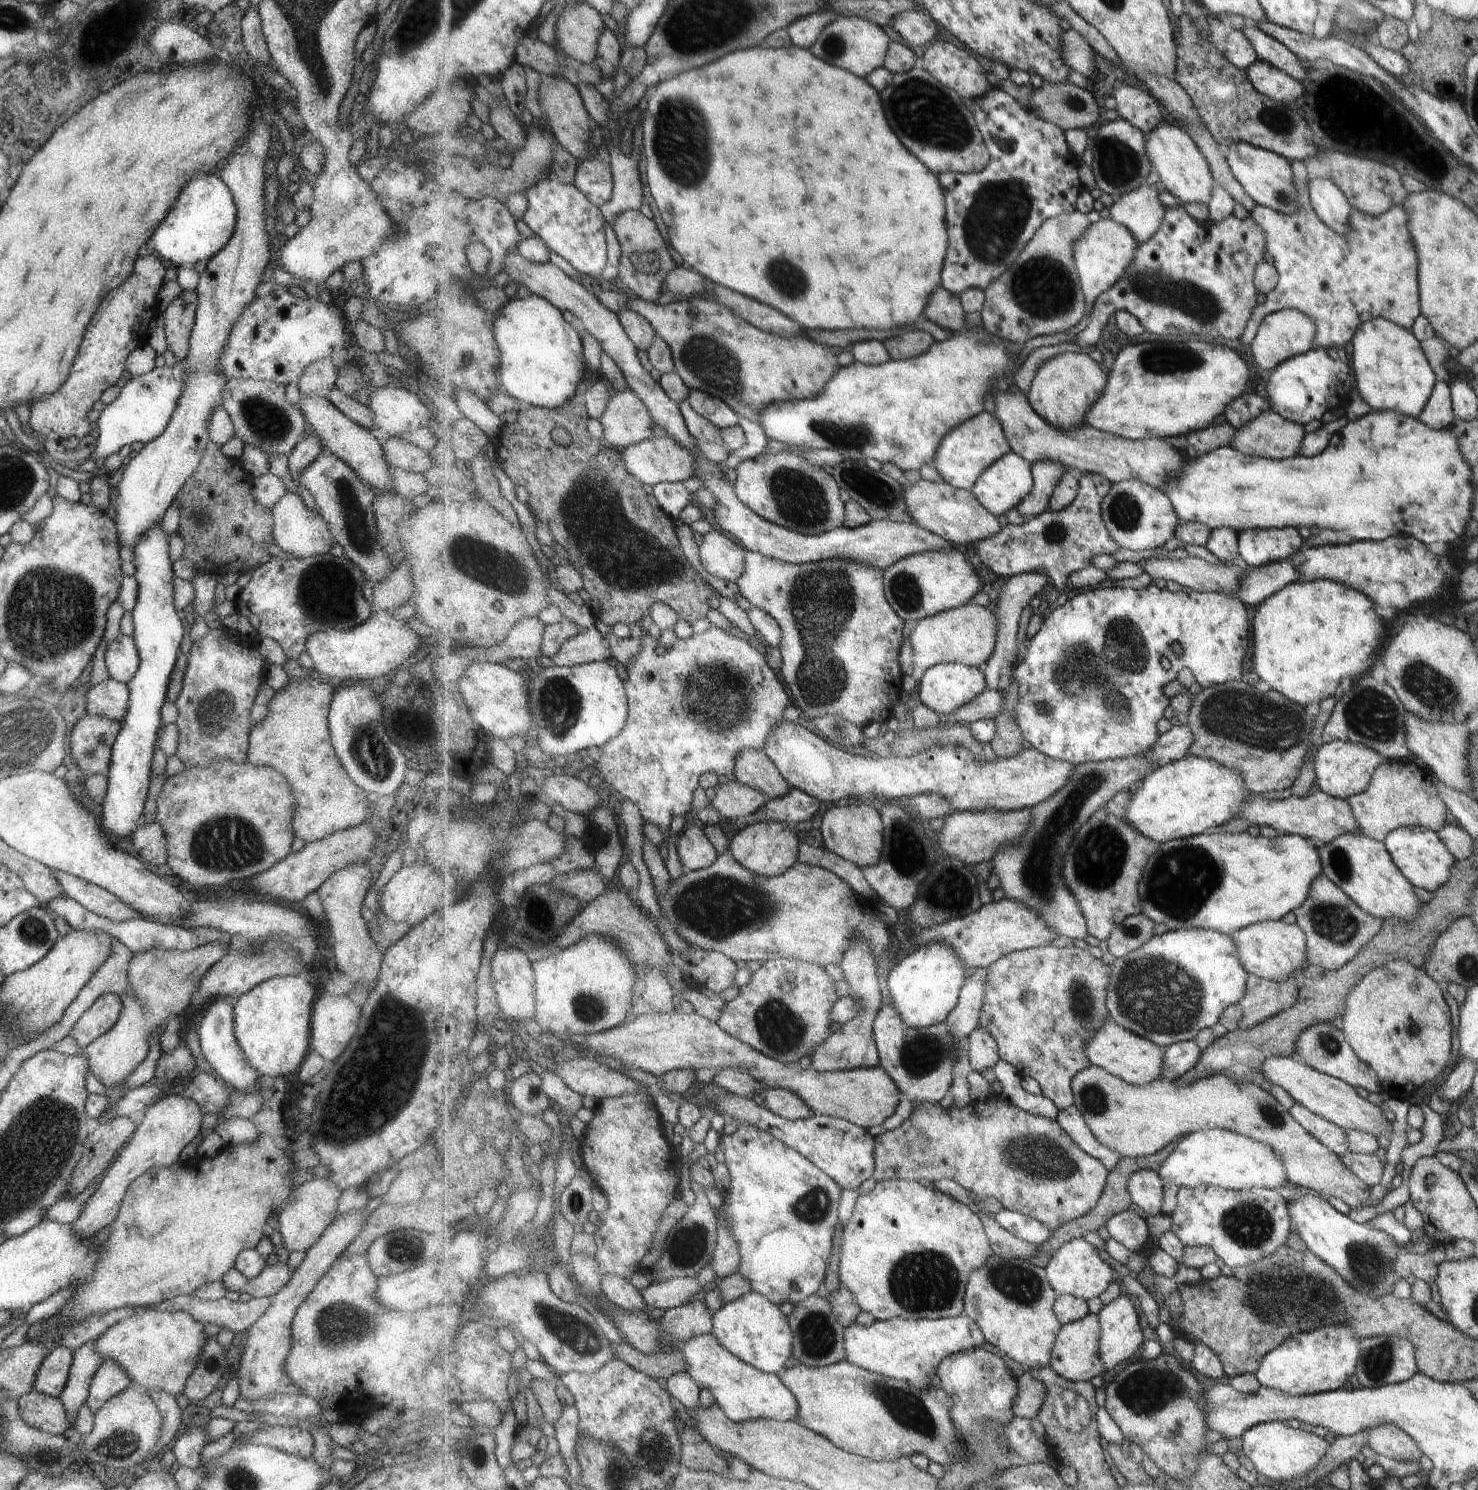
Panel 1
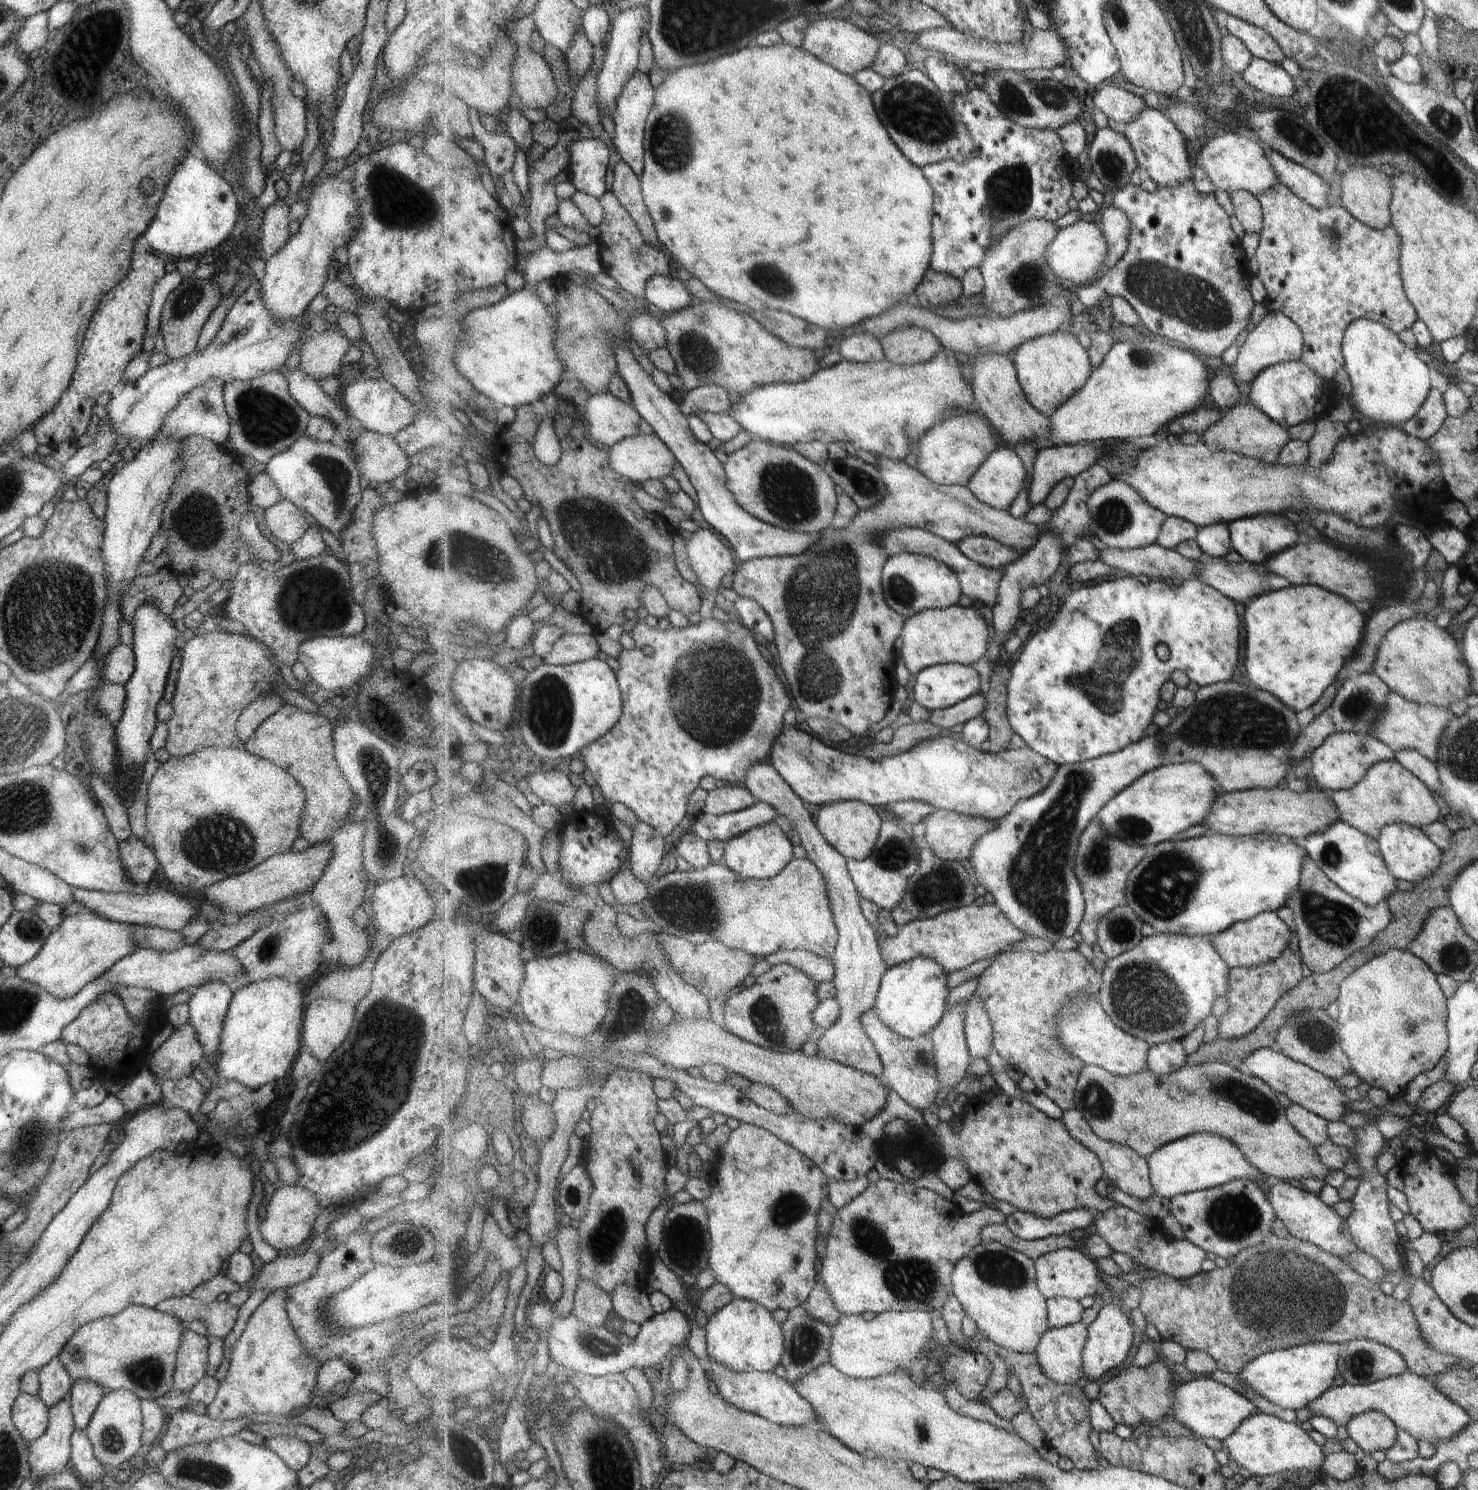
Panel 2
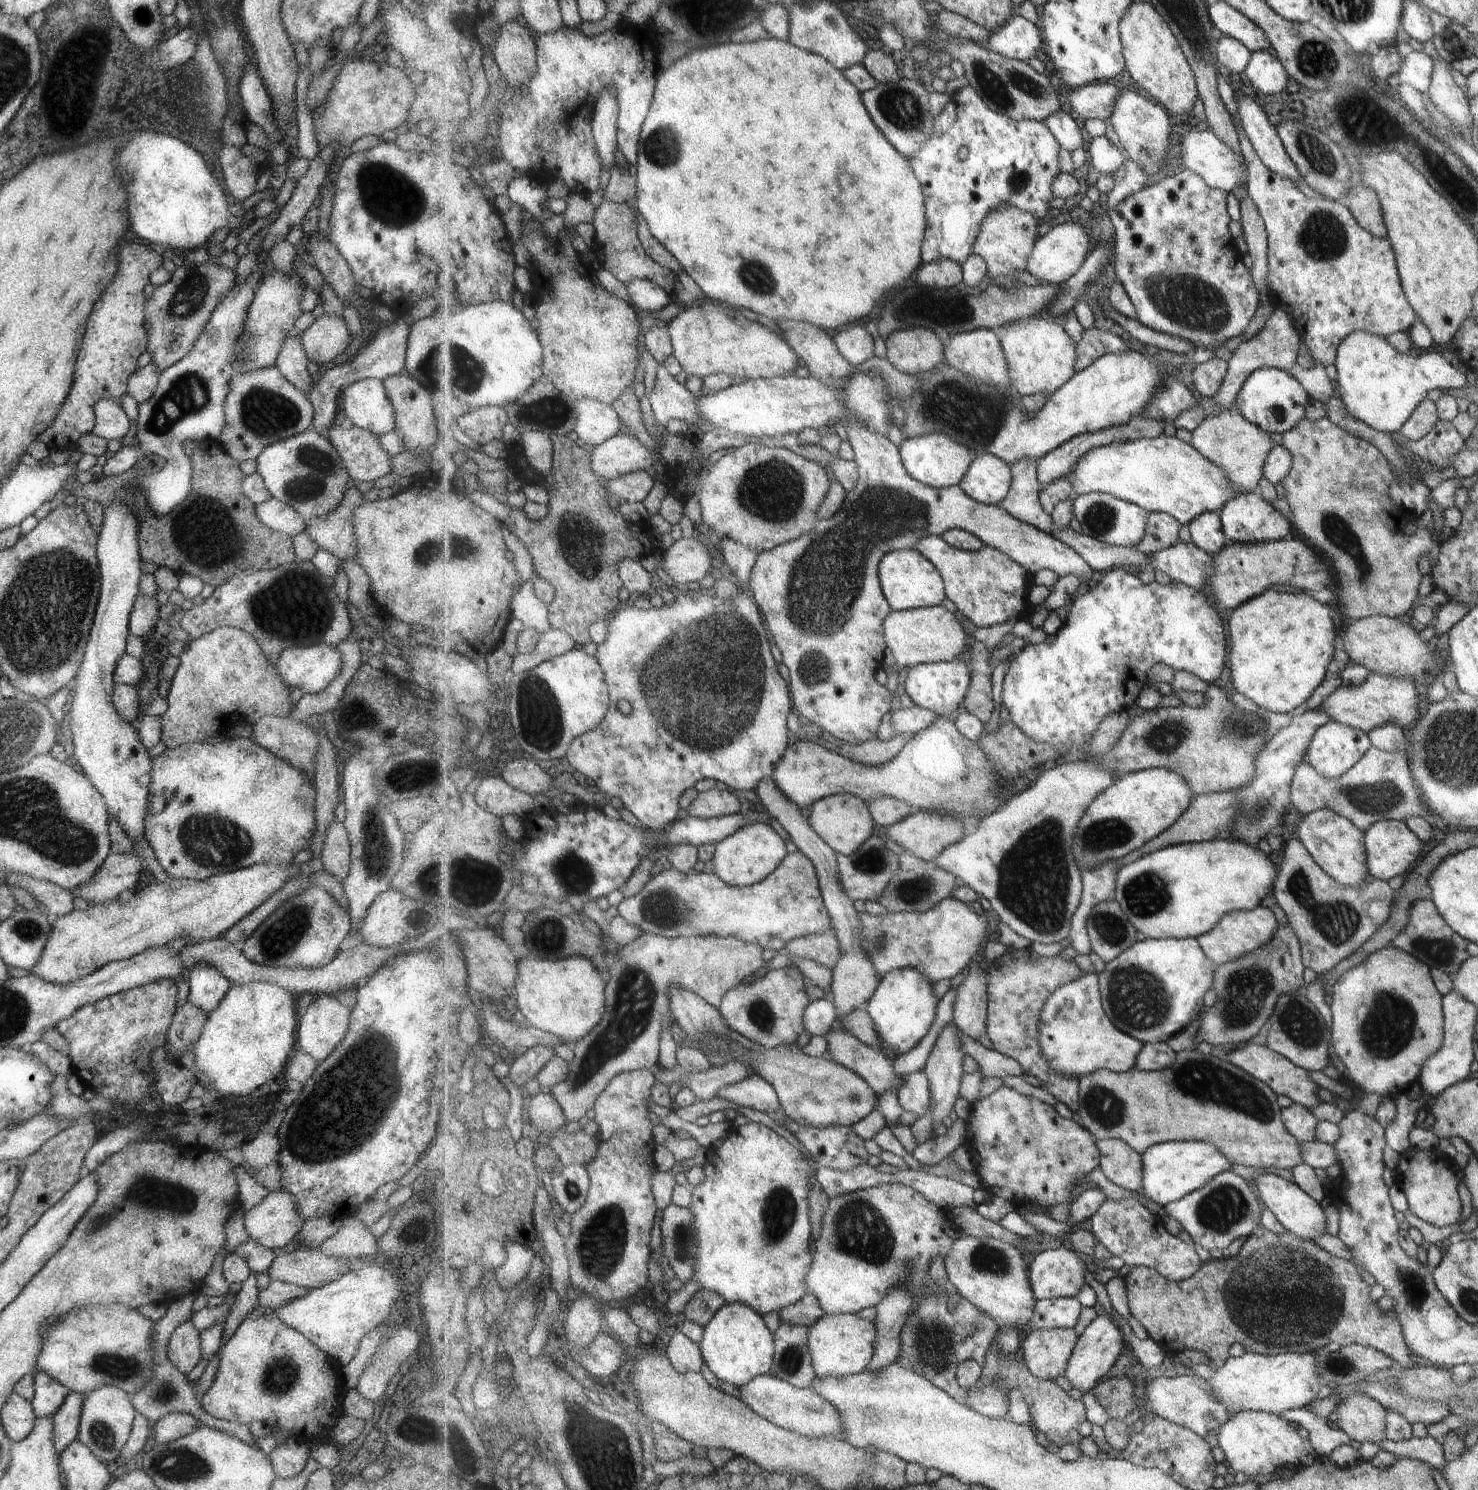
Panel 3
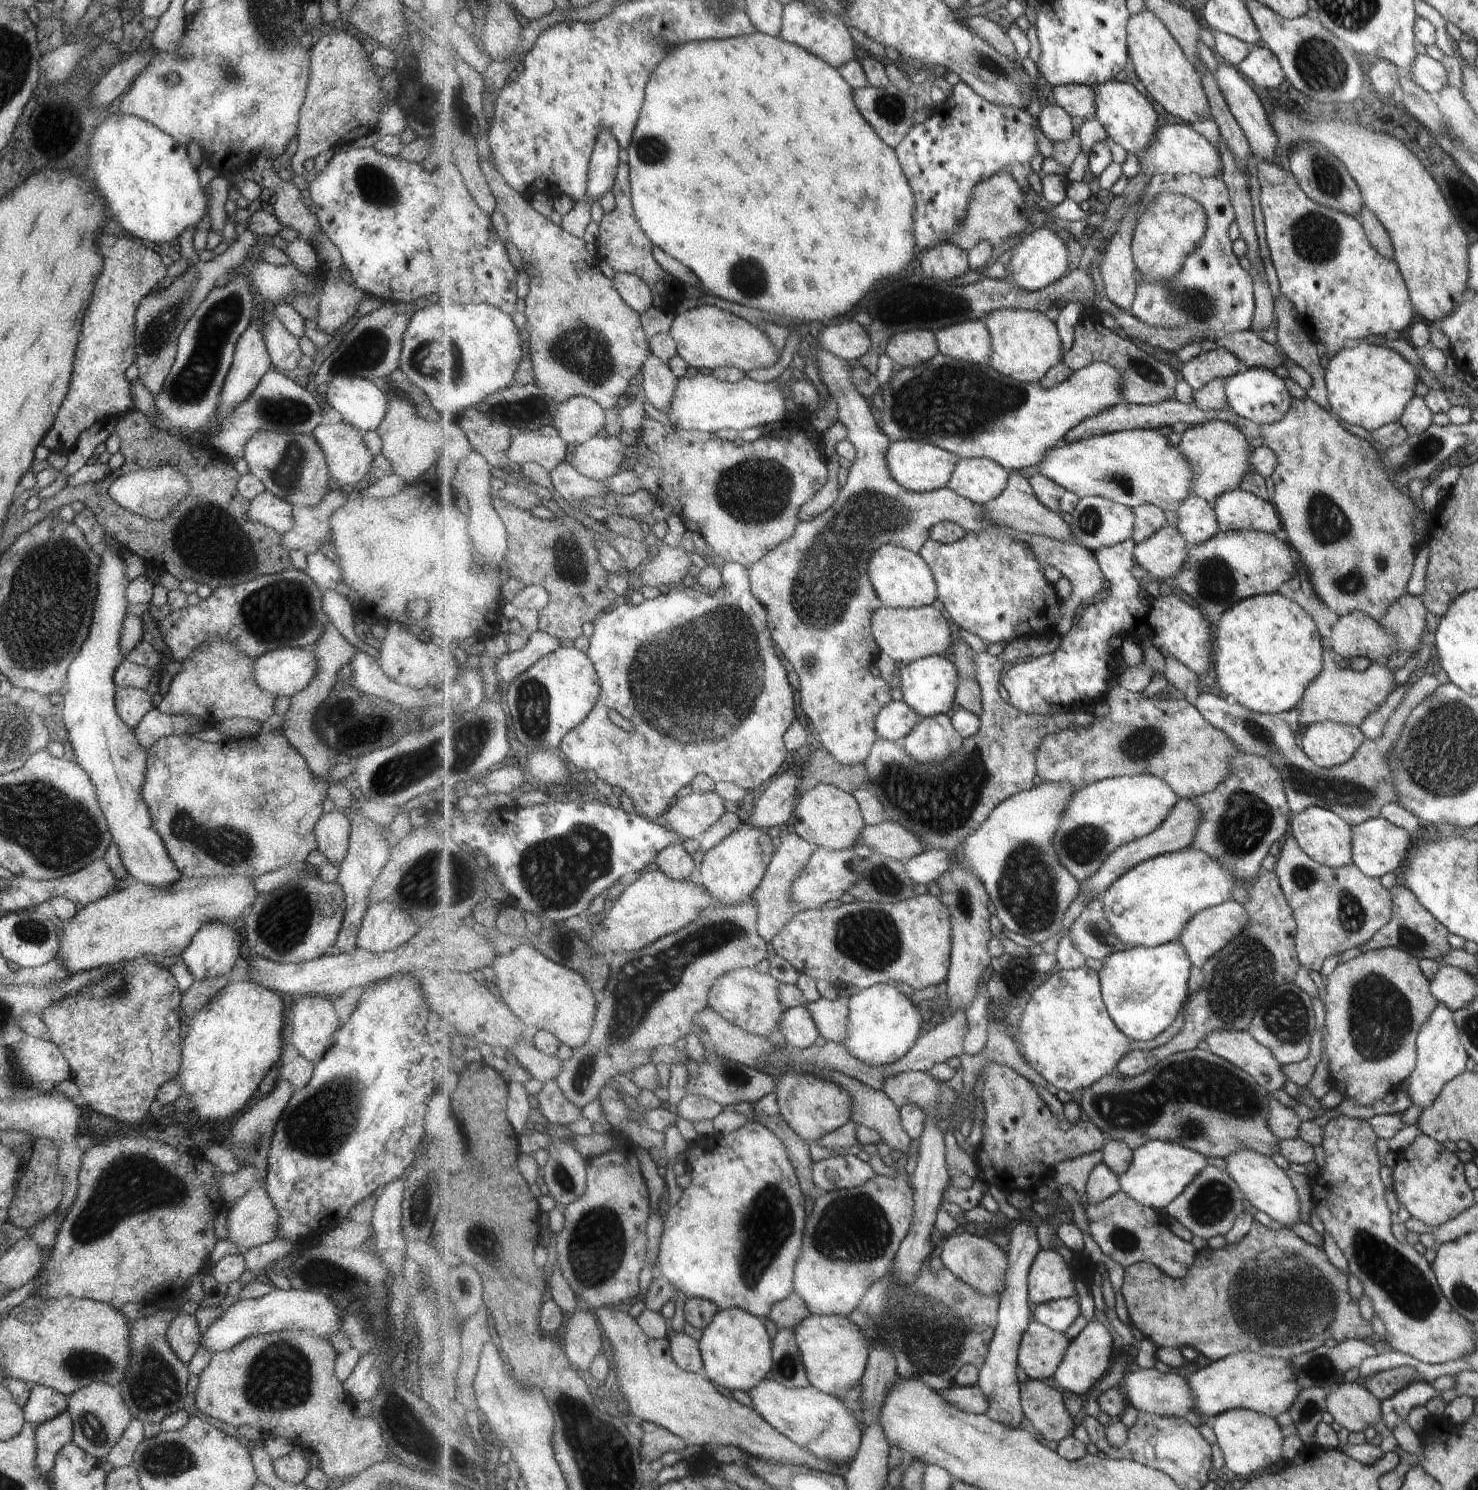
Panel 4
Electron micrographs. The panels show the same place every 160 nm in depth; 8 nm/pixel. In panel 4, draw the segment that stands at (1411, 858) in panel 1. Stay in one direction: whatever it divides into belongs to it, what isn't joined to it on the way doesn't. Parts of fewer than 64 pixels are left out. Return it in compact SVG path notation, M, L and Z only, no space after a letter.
M1380 816L1364 820L1357 826L1350 827L1350 851L1352 864L1365 876L1379 878L1387 872L1396 873L1403 864L1404 857L1410 846L1410 836L1398 826L1391 824Z

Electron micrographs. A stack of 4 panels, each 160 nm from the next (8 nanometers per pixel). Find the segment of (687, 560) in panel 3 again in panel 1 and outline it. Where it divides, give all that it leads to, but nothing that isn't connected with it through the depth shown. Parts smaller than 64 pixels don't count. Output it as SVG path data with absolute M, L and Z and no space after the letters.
M714 530L703 538L700 555L705 568L713 576L729 582L737 582L746 569L746 548L741 543Z

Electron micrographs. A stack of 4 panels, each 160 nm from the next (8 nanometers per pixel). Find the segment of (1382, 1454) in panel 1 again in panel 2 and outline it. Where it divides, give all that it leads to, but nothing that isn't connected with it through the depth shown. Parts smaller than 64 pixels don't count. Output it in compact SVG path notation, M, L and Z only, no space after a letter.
M1367 1411L1351 1417L1345 1428L1348 1438L1364 1453L1389 1450L1396 1441L1396 1426L1377 1411Z

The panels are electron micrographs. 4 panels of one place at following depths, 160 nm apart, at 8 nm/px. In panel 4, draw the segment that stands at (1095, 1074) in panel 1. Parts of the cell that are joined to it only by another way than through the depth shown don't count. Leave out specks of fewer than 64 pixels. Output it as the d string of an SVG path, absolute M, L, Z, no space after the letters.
M1195 1049L1172 1054L1136 1077L1122 1077L1113 1072L1084 1088L1082 1096L1080 1106L1088 1118L1109 1139L1125 1141L1133 1150L1150 1140L1159 1139L1185 1145L1206 1157L1218 1156L1225 1160L1234 1153L1247 1149L1277 1159L1279 1140L1268 1128L1266 1120L1270 1094L1252 1076L1210 1050Z

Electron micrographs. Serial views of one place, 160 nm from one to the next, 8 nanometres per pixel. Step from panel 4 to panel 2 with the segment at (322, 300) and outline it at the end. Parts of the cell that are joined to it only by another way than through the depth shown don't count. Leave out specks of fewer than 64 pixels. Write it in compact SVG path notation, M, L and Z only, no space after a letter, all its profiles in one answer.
M335 326L319 333L309 331L299 350L298 367L315 380L334 376L348 347L348 340Z

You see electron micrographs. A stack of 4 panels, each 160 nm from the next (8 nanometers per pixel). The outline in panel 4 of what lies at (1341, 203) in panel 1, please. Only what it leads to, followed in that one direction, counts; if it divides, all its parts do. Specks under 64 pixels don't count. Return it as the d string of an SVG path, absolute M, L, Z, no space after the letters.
M1218 58L1216 77L1221 87L1221 92L1225 95L1225 100L1231 109L1231 116L1235 119L1237 126L1245 135L1250 152L1257 160L1268 162L1272 160L1276 152L1276 134L1271 128L1268 116L1261 107L1259 99L1253 90L1247 85L1247 82L1241 78L1241 74L1236 71L1236 68L1227 62Z

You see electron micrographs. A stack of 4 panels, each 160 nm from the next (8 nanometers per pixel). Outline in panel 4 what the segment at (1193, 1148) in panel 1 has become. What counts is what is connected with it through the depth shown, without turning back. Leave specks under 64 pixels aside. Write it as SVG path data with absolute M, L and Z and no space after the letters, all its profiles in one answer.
M1155 1139L1134 1150L1131 1166L1119 1177L1119 1182L1122 1191L1142 1205L1165 1211L1208 1166L1209 1160L1203 1153L1179 1143Z

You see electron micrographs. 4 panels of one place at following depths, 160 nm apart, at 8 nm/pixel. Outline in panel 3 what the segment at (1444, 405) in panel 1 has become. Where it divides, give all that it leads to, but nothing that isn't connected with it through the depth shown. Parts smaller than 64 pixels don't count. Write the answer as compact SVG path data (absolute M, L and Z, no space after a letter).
M1426 397L1413 409L1399 432L1408 441L1418 441L1423 438L1438 421L1434 402Z

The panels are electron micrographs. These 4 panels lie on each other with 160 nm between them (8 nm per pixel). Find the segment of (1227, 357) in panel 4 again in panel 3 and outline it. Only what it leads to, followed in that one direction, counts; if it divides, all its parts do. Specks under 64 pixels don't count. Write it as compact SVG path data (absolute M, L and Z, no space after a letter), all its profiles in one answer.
M1219 358L1197 365L1193 370L1195 389L1202 396L1213 399L1222 390L1222 384L1226 380L1228 370L1228 362Z

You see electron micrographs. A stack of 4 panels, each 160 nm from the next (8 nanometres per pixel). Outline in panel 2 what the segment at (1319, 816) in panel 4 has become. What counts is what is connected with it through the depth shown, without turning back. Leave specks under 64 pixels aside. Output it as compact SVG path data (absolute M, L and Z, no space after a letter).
M1341 820L1330 824L1323 832L1310 834L1303 837L1303 840L1295 840L1295 844L1299 844L1306 856L1335 886L1365 906L1374 907L1397 890L1395 879L1390 876L1379 854L1376 839Z

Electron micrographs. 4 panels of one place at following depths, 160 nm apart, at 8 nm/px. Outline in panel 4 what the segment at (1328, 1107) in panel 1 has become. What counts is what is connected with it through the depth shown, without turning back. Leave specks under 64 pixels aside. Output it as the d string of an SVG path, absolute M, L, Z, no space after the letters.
M1219 1031L1209 1035L1205 1041L1208 1050L1252 1076L1267 1094L1281 1089L1286 1079L1281 1069L1278 1069L1281 1065L1268 1048L1260 1045L1250 1033Z

